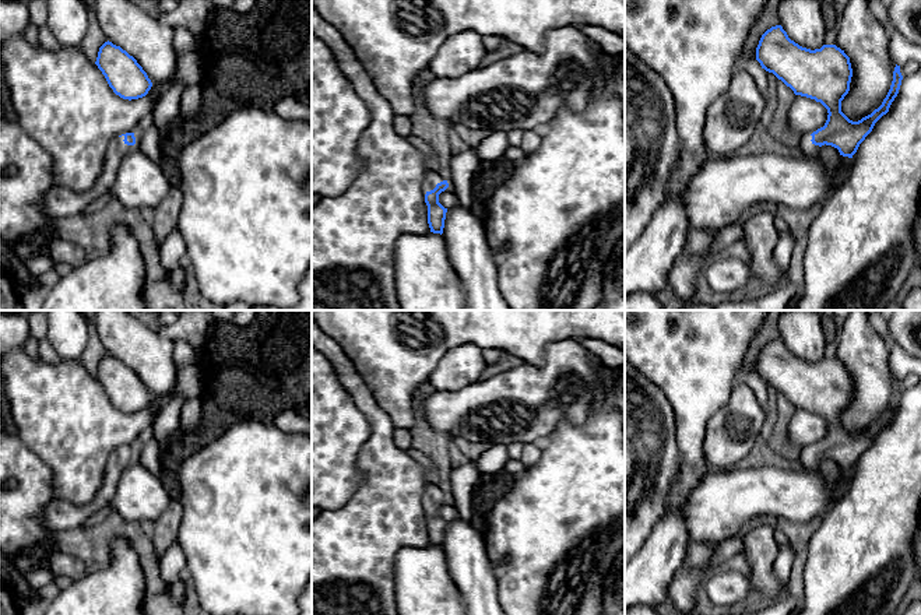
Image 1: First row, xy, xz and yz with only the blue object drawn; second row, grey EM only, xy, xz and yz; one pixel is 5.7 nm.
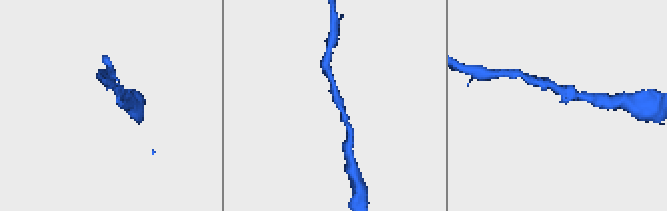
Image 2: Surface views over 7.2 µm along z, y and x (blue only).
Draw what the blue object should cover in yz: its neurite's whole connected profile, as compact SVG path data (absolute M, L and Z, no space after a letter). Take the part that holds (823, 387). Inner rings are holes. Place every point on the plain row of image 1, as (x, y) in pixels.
M776 338L762 348L756 373L795 408L815 412L827 422L825 439L797 456L797 465L806 471L820 470L820 460L825 457L837 461L840 468L853 471L875 436L889 425L903 393L900 379L896 377L890 403L882 418L871 428L853 435L841 425L853 382L850 370L836 358L811 363L791 354L783 340Z

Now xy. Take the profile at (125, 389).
M109 354L99 361L95 377L113 405L123 412L143 411L152 400L151 393L137 373Z

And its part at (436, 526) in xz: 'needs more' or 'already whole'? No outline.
needs more

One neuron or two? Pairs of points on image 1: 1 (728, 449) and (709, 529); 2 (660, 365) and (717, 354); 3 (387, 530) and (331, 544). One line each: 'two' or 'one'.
1: two
2: one
3: one

